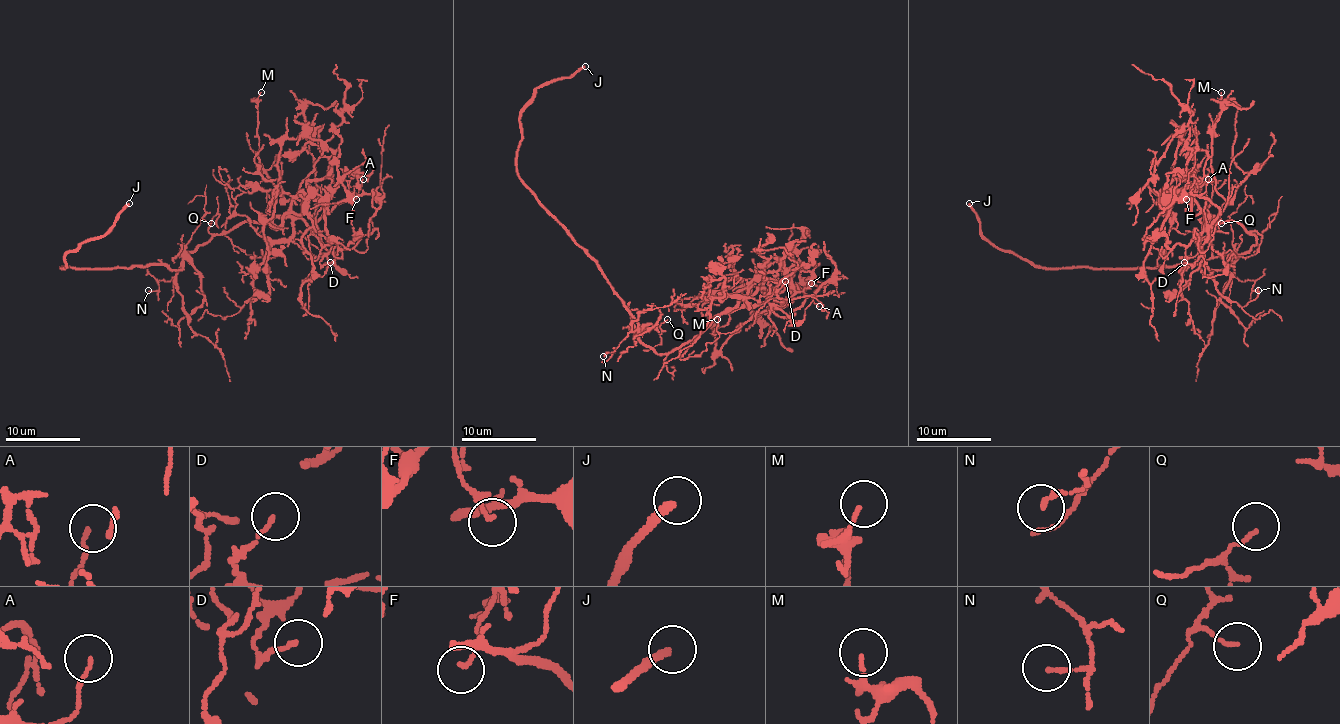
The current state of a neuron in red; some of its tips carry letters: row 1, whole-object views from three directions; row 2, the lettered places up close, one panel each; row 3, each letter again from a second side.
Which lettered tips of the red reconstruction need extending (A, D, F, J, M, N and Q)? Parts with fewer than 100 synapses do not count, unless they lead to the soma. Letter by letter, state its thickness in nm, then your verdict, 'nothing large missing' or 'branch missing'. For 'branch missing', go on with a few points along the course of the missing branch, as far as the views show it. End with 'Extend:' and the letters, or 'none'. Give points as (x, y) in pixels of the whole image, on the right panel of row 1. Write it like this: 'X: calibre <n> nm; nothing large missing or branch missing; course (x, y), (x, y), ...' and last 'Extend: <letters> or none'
A: calibre 110 nm; nothing large missing
D: calibre 120 nm; nothing large missing
F: calibre 130 nm; nothing large missing
J: calibre 240 nm; branch missing
M: calibre 80 nm; nothing large missing
N: calibre 150 nm; nothing large missing
Q: calibre 100 nm; nothing large missing
Extend: J

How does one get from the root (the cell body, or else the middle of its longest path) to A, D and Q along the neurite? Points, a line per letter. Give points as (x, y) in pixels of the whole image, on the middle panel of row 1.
A: (676, 350), (693, 341), (722, 313), (756, 307), (767, 302), (780, 317), (785, 317), (810, 296), (819, 306)
D: (676, 350), (693, 341), (717, 315), (765, 302), (780, 306), (785, 300), (774, 293), (785, 281)
Q: (676, 350), (659, 354), (639, 337), (642, 330), (655, 328), (667, 319)

